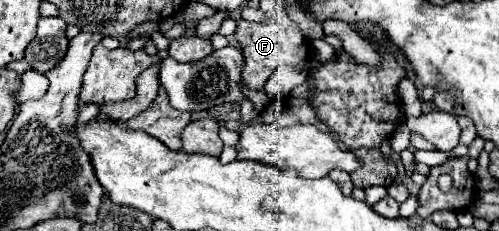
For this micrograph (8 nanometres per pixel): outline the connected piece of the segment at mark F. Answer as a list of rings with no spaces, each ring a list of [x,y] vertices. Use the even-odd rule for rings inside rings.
[[[270,18],[264,24],[254,24],[246,20],[238,20],[238,26],[234,30],[234,38],[238,40],[242,54],[246,58],[246,66],[242,70],[242,78],[248,84],[248,88],[264,90],[264,84],[270,80],[274,70],[284,64],[298,64],[308,58],[308,40],[298,30],[298,26],[290,20],[276,20]]]

